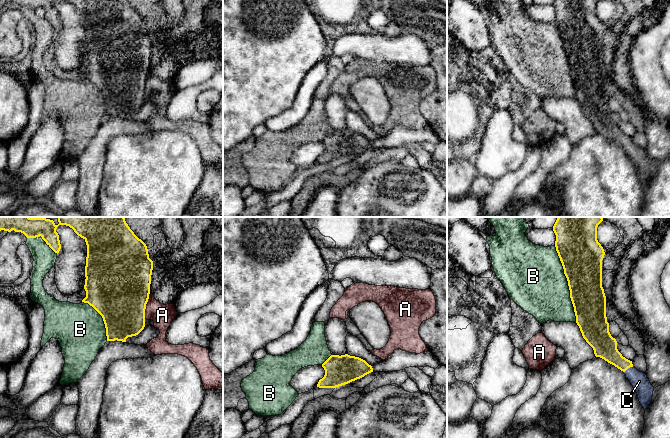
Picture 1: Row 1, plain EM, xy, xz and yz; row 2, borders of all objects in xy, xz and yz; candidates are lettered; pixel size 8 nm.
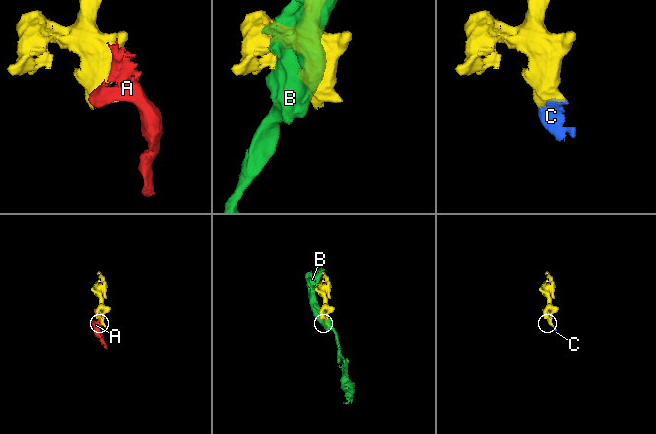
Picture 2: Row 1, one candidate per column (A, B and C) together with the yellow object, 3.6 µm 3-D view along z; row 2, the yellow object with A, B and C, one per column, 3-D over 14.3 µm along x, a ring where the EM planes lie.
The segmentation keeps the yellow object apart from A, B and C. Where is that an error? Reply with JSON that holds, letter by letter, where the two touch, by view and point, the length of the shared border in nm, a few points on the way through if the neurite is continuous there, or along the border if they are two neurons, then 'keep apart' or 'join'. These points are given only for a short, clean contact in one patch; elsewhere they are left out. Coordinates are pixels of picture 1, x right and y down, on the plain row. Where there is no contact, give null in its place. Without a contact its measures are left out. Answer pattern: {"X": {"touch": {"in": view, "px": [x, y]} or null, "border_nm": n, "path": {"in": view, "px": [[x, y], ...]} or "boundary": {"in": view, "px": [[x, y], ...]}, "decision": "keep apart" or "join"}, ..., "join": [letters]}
{"A": {"touch": {"in": "xy", "px": [145, 82]}, "border_nm": 220, "decision": "keep apart"}, "B": {"touch": {"in": "yz", "px": [568, 60]}, "border_nm": 650, "decision": "keep apart"}, "C": {"touch": {"in": "yz", "px": [628, 143]}, "border_nm": 90, "decision": "join"}, "join": ["C"]}

